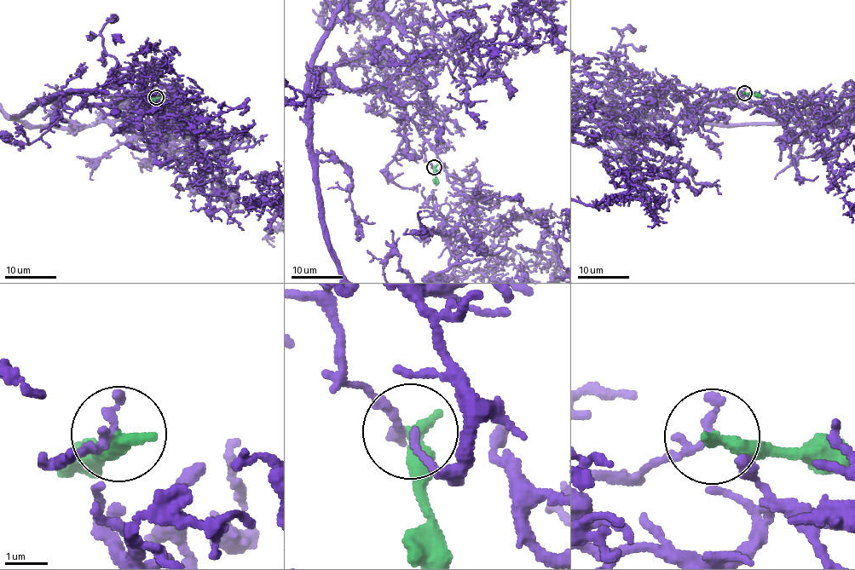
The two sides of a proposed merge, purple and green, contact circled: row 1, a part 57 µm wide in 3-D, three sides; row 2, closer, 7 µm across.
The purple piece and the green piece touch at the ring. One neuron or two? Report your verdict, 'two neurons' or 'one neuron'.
two neurons

